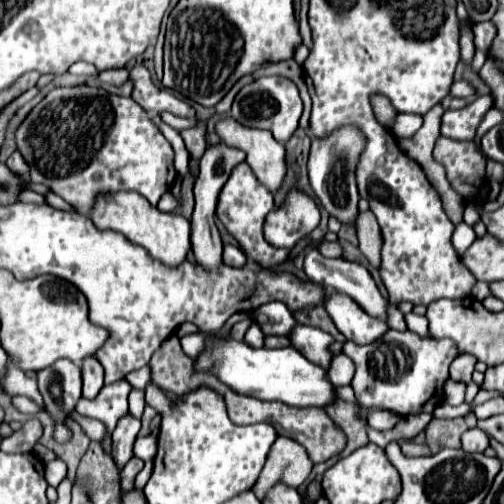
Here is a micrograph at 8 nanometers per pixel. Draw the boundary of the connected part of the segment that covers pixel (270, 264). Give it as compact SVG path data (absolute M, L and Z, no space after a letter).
M242 162L238 164L228 182L224 184L220 196L218 196L218 206L216 206L216 218L226 226L226 230L238 240L240 248L244 250L246 258L258 262L260 266L264 268L274 268L278 264L284 264L286 260L290 260L290 250L284 250L284 248L274 248L270 246L266 240L264 240L264 234L262 234L262 226L264 226L264 218L266 214L274 208L274 196L272 192L262 186L258 182L258 178L254 176L252 168Z

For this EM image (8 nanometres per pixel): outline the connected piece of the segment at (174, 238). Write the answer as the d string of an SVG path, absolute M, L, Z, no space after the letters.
M124 192L120 194L102 194L96 198L96 206L90 210L90 220L98 230L114 230L124 234L130 242L148 250L148 254L160 260L166 266L178 266L186 260L190 244L190 222L180 214L166 214L154 208L144 196L138 192Z

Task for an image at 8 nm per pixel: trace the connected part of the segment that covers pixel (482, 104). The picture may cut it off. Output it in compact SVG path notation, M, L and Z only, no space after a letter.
M480 96L468 106L460 110L448 110L442 116L442 136L456 140L472 140L476 136L476 128L484 114L492 108L492 96Z

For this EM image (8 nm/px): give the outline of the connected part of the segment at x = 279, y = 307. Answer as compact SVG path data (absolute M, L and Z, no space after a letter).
M268 302L256 308L252 312L252 320L262 328L264 334L280 334L280 336L286 336L296 324L292 312L282 302Z

